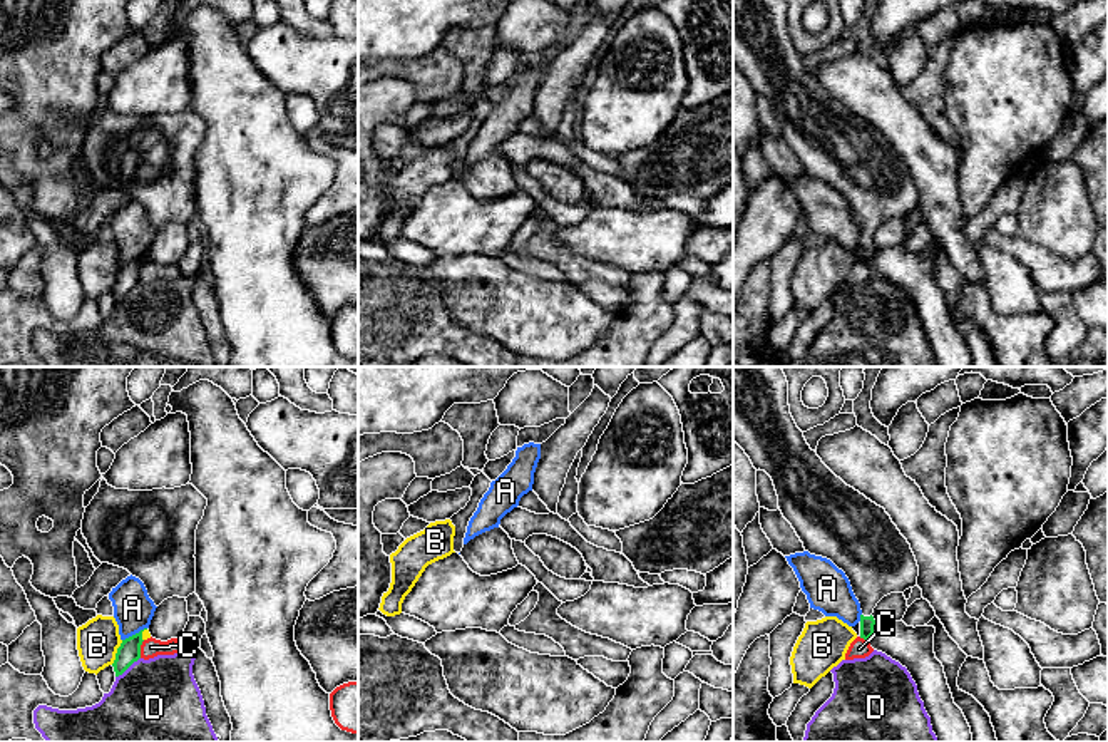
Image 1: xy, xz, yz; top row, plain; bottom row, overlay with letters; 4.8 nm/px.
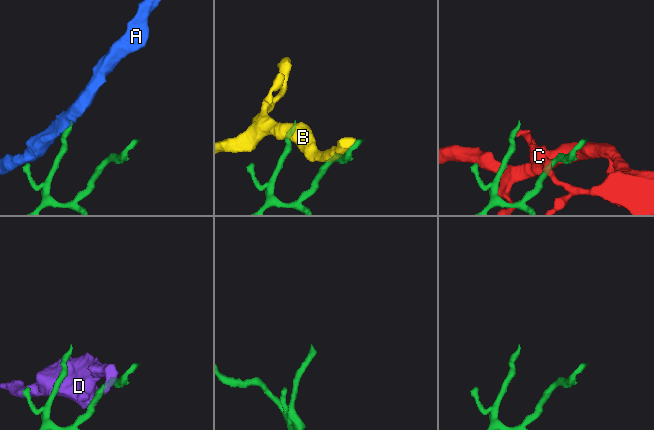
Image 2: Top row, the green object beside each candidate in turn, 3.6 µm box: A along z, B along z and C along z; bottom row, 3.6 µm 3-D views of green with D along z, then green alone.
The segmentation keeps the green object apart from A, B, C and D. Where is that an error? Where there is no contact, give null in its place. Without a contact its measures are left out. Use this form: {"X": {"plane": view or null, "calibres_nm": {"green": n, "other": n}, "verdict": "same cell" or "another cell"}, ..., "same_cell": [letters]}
{"A": {"plane": "xy", "calibres_nm": {"green": 110, "other": 190}, "verdict": "another cell"}, "B": {"plane": "xy", "calibres_nm": {"green": 110, "other": 200}, "verdict": "another cell"}, "C": {"plane": "xy", "calibres_nm": {"green": 110, "other": 90}, "verdict": "another cell"}, "D": {"plane": "xy", "calibres_nm": {"green": 110, "other": 480}, "verdict": "another cell"}, "same_cell": []}

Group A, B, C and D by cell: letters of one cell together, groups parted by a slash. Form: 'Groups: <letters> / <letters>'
Groups: A / B / C / D

